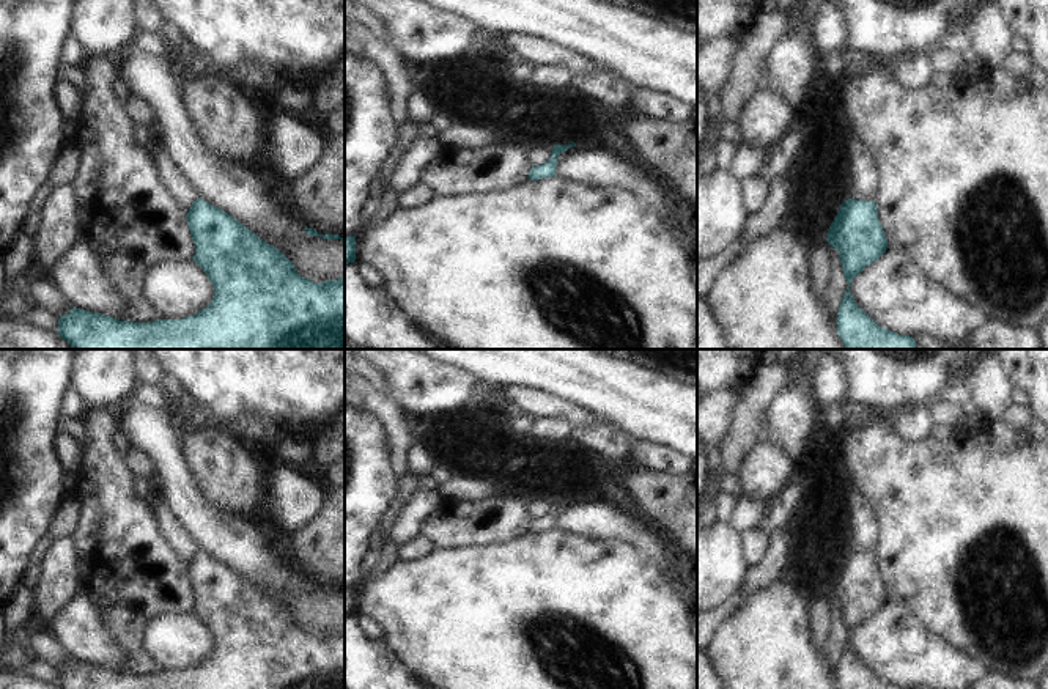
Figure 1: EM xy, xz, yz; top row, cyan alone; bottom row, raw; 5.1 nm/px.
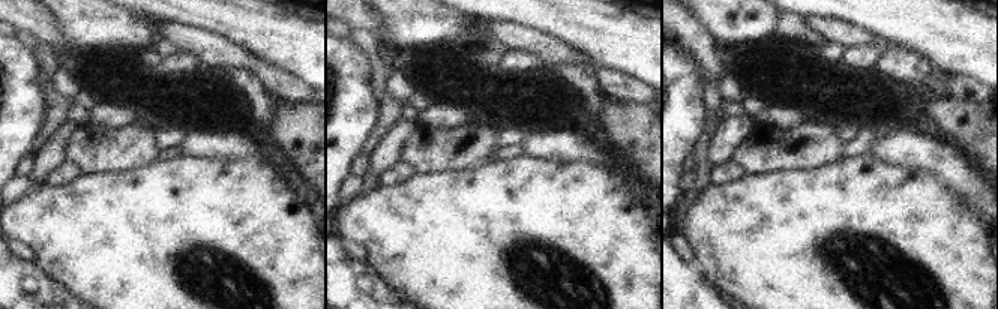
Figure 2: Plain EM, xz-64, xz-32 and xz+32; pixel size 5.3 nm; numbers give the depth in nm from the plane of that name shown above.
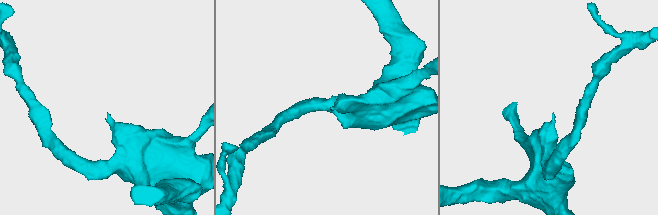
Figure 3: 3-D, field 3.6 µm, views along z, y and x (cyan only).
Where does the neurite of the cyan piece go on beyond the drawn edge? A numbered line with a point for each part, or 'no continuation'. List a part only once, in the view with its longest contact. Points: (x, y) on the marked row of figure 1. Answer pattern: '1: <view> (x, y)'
no continuation

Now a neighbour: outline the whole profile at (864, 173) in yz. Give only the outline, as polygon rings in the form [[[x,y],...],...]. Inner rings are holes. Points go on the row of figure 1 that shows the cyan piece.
[[[853,138],[850,146],[850,165],[851,165],[851,195],[853,200],[876,201],[878,198],[878,167],[870,153]]]

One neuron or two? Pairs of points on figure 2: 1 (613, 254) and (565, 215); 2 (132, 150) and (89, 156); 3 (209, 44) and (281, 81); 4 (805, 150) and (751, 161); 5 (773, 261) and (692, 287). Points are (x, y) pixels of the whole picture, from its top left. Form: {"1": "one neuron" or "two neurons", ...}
{"1": "one neuron", "2": "one neuron", "3": "one neuron", "4": "one neuron", "5": "two neurons"}

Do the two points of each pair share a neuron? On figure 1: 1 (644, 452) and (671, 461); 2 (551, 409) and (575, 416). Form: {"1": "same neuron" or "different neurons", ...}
{"1": "same neuron", "2": "same neuron"}

